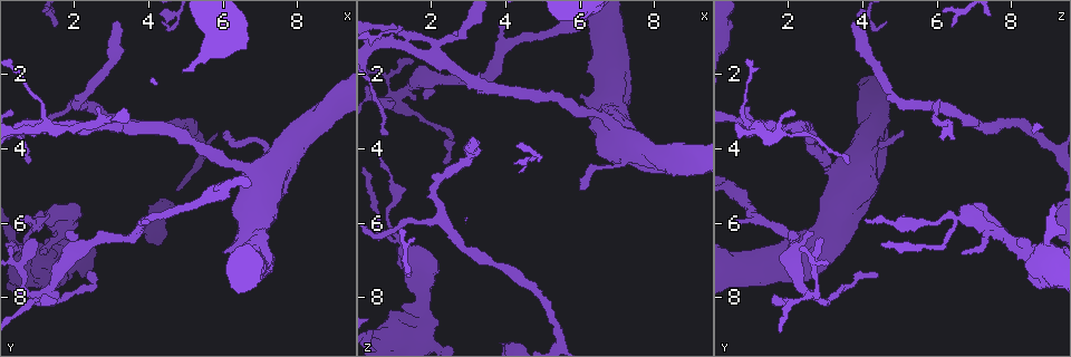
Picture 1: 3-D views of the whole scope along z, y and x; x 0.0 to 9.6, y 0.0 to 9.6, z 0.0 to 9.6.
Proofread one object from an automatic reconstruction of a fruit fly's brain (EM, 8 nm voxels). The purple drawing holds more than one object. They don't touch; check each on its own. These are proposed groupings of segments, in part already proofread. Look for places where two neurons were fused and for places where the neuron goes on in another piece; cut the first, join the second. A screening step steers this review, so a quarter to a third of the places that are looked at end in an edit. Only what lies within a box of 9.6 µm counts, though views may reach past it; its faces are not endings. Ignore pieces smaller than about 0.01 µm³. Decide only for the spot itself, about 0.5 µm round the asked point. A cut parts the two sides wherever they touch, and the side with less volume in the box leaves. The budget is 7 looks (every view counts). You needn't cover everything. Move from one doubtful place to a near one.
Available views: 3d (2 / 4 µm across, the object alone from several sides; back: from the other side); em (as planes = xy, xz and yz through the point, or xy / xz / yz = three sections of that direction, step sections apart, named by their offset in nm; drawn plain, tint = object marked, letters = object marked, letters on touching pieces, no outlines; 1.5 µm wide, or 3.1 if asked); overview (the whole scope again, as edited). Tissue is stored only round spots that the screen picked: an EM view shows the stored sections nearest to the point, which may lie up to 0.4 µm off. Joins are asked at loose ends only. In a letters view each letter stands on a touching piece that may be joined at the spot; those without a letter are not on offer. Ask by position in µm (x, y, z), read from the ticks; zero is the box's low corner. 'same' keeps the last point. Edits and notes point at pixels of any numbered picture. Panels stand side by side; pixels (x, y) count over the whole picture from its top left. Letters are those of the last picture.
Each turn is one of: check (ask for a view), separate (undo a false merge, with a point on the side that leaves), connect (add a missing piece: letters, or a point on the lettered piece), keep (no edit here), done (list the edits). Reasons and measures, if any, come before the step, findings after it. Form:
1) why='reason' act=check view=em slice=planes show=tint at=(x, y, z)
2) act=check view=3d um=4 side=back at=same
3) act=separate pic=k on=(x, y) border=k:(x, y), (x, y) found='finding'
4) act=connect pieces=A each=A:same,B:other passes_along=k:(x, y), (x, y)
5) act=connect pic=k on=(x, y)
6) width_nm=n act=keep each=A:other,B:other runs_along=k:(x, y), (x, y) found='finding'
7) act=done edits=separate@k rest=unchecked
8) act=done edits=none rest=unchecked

why='abrupt turn' act=check view=em slice=planes show=tint at=(2.25, 3.50, 1.15)

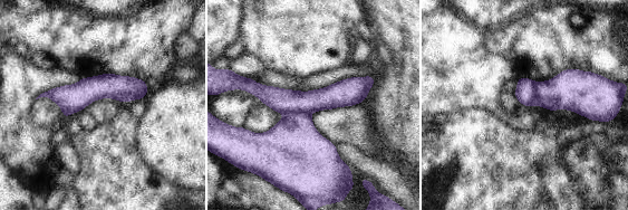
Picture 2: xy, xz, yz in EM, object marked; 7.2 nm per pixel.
why='what lies round it' act=check view=em slice=planes show=letters at=same

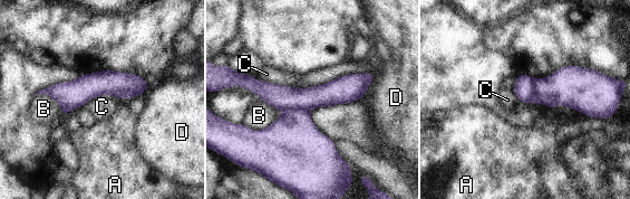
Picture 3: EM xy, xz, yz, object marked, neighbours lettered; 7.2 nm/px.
longest_contact=C:300nm act=separate pic=3 on=(282, 97) each=A:other,B:other,C:other,D:other border=3:(307, 110), (283, 111) found='two neurons meet here'

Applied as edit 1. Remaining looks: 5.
act=check view=em slice=planes show=tint at=(6.10, 3.50, 5.05)

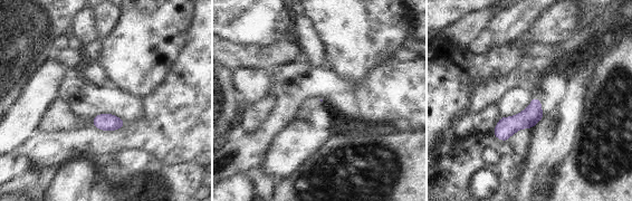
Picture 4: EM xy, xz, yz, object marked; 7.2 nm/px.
why='see the neighbours' act=check view=em slice=planes show=letters at=same

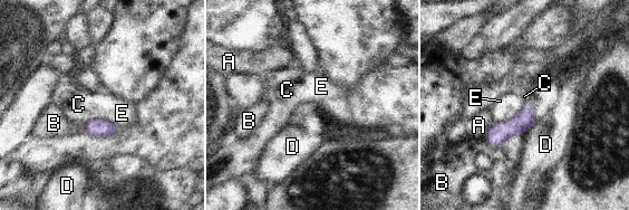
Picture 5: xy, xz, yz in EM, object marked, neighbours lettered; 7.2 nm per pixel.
act=keep each=A:other,B:other,C:other,D:other,E:other found='no lettered piece goes on from it'

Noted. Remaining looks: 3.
why='sudden change in width' act=check view=em slice=yz step=8 show=tint at=(1.80, 6.20, 7.45)

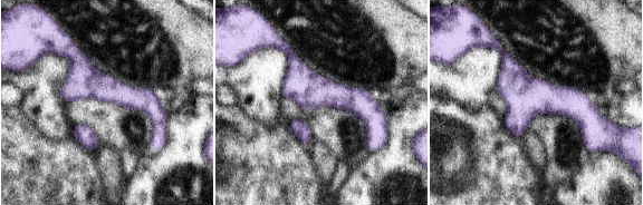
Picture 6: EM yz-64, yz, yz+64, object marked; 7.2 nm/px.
why='see the neighbours' act=check view=em slice=yz step=8 show=letters at=same

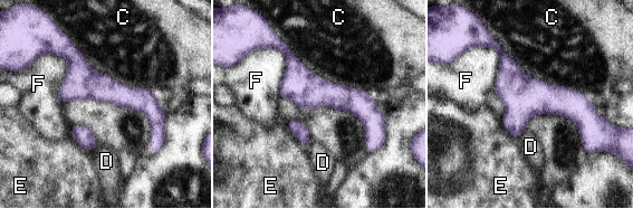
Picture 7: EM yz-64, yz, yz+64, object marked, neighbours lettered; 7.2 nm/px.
longest_contact=C:750nm act=keep each=C:other,D:other,E:other,F:other border=7:(525, 127), (517, 139) found='all the same neuron'

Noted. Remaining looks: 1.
act=done edits=separate@3 rest=unchecked

